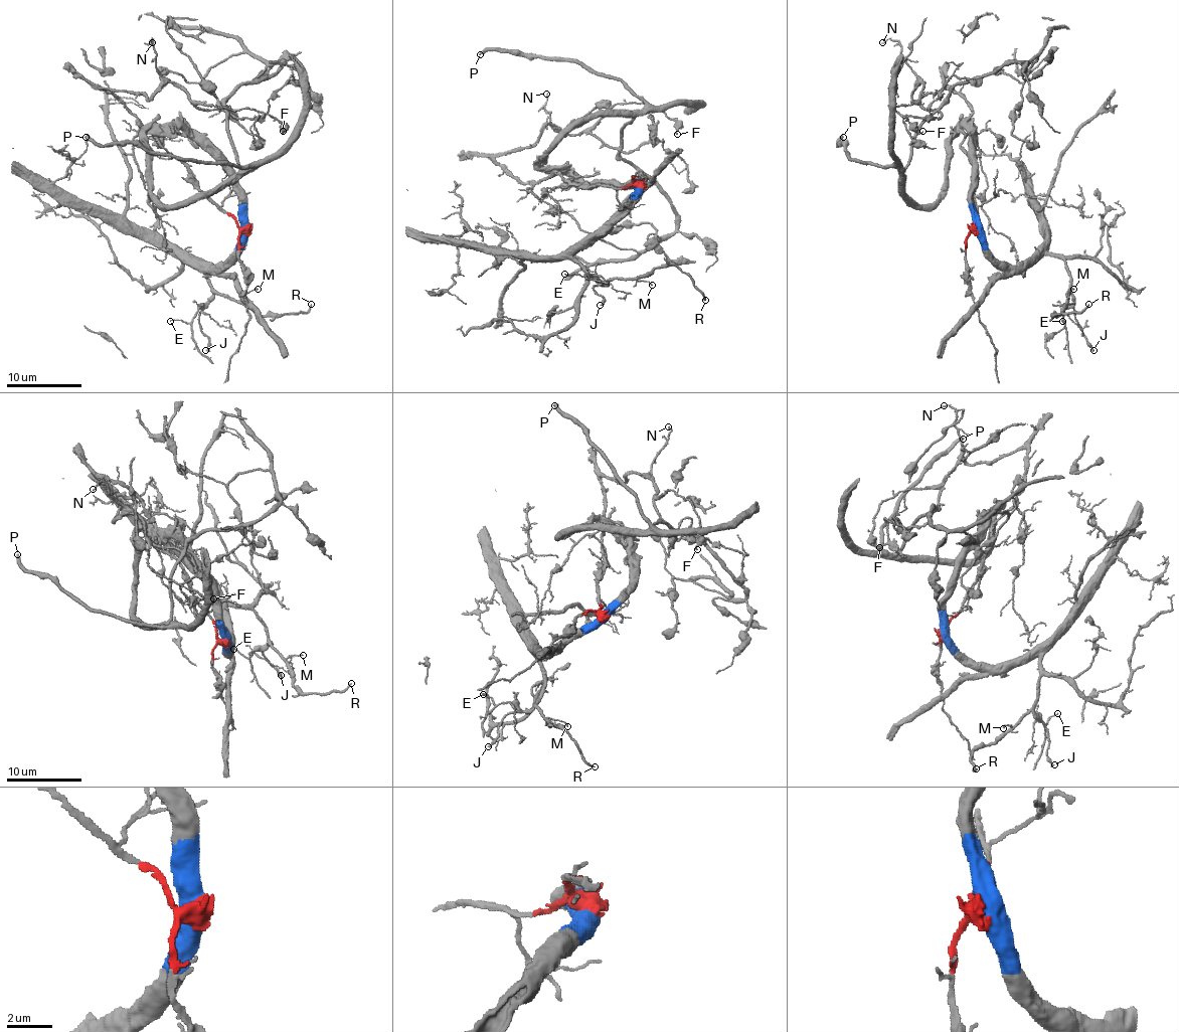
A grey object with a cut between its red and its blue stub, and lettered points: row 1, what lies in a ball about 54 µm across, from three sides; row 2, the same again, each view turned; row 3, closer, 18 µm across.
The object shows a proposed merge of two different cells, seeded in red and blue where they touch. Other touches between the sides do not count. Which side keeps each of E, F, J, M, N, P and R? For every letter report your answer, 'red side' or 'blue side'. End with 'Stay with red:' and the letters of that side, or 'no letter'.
E: blue side
F: red side
J: blue side
M: blue side
N: red side
P: blue side
R: blue side
Stay with red: F, N

